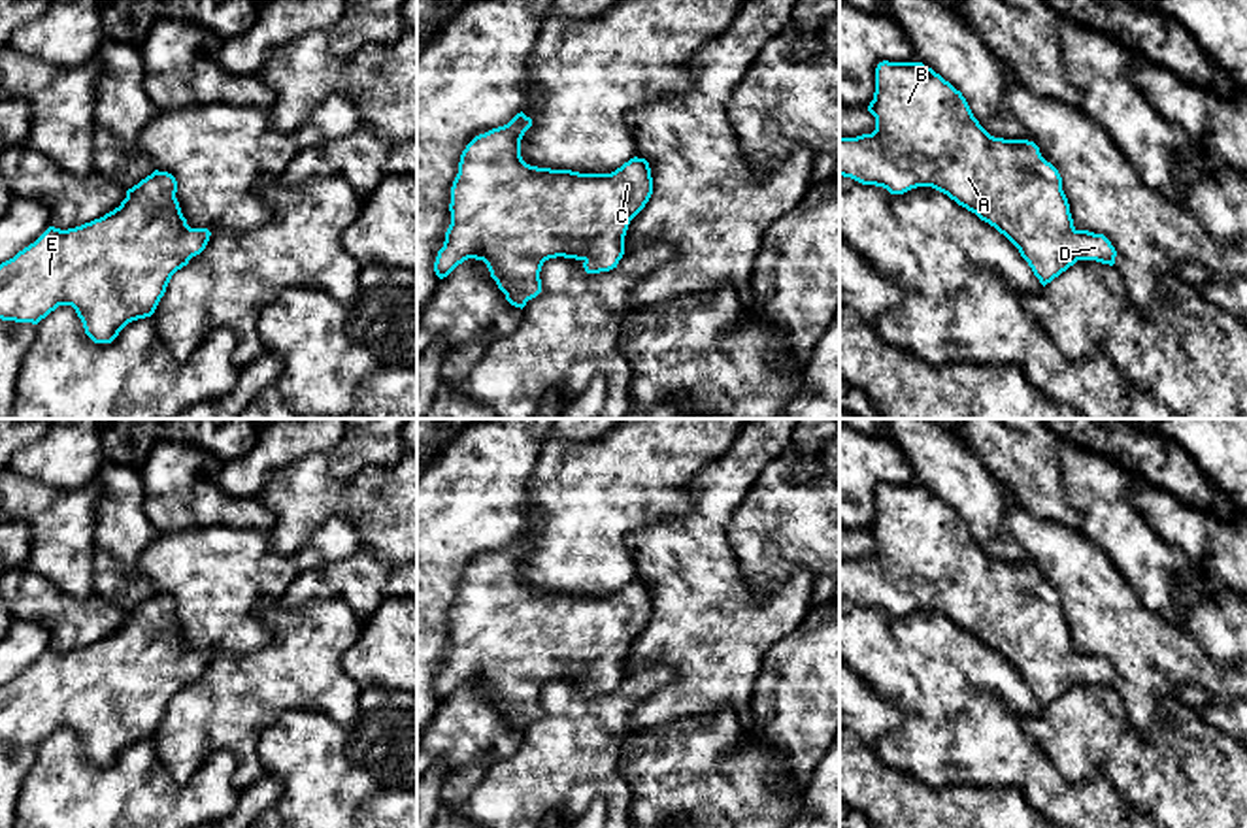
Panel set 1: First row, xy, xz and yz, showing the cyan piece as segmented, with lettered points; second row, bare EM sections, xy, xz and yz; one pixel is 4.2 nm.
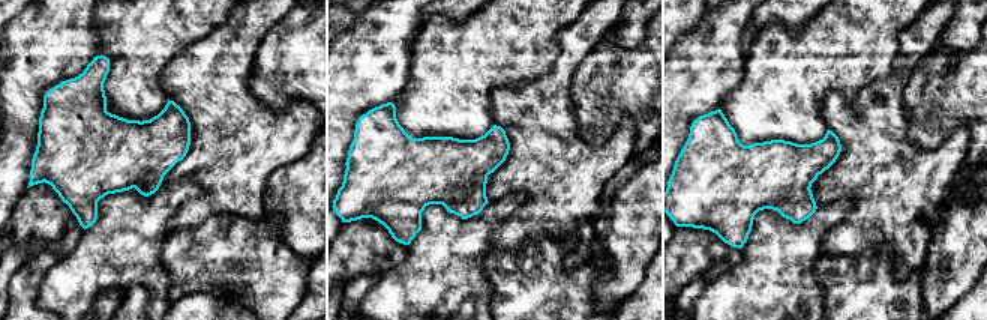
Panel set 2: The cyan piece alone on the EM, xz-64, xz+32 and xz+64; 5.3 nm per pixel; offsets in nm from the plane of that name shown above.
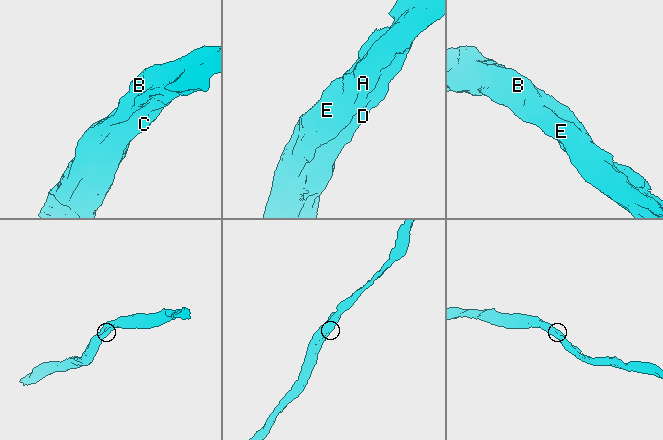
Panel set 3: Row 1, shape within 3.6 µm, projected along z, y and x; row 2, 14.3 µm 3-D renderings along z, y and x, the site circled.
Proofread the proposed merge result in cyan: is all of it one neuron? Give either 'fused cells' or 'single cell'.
single cell

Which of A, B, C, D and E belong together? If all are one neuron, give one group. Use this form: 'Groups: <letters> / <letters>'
Groups: A B C D E

